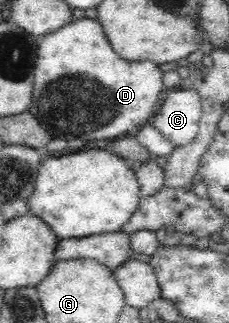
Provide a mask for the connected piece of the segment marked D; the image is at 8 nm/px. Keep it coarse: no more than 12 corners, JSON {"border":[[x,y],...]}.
{"border":[[95,18],[37,38],[31,115],[53,138],[147,125],[156,63]]}

